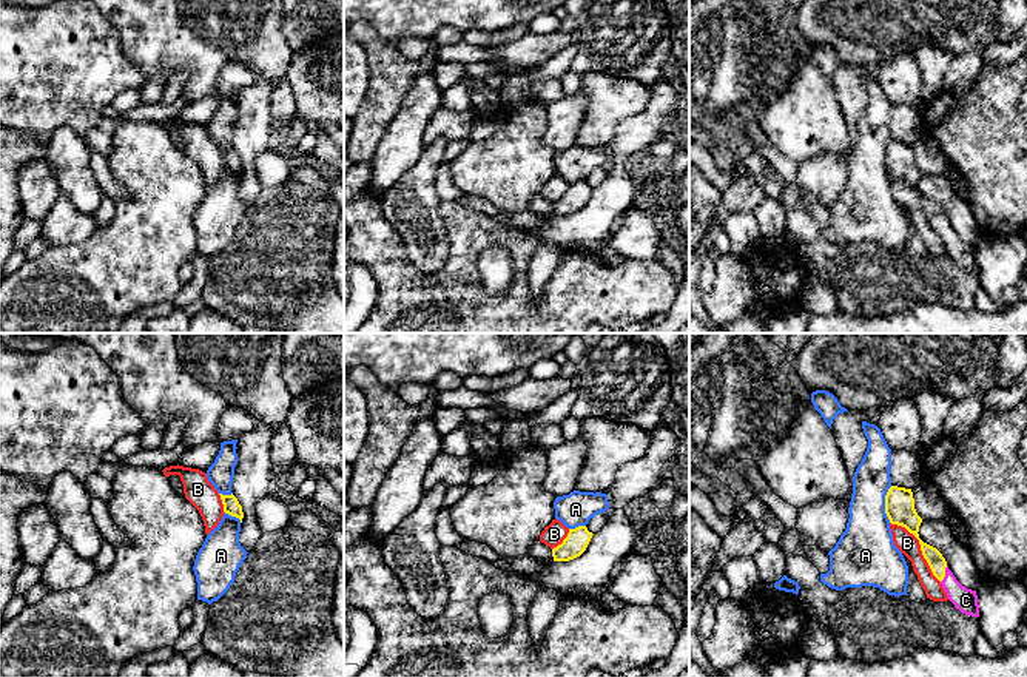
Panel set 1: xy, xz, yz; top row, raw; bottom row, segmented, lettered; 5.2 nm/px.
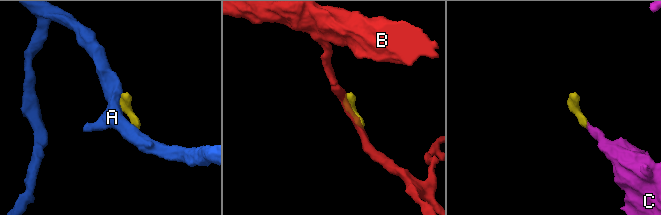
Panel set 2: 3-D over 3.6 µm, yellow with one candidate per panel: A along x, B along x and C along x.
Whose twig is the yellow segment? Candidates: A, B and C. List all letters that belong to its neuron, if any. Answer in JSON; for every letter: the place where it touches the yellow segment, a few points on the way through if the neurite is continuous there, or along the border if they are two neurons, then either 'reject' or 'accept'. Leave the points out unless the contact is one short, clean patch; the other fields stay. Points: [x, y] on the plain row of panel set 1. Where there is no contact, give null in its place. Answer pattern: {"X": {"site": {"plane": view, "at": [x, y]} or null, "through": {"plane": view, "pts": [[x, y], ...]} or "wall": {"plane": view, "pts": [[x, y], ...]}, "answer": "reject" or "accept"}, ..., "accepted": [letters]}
{"A": {"site": {"plane": "yz", "at": [885, 159]}, "wall": {"plane": "yz", "pts": [[892, 141], [885, 150], [885, 170], [888, 176]]}, "answer": "reject"}, "B": {"site": {"plane": "yz", "at": [921, 202]}, "answer": "reject"}, "C": {"site": {"plane": "yz", "at": [944, 229]}, "through": {"plane": "yz", "pts": [[936, 216], [944, 229], [966, 255]]}, "answer": "accept"}, "accepted": ["C"]}

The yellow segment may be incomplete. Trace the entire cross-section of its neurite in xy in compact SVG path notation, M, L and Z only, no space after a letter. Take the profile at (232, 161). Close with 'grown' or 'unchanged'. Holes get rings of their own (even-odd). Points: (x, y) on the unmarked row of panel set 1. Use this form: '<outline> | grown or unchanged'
M231 148L231 150L221 150L222 159L224 159L224 167L236 171L241 174L244 173L244 167L242 167L242 160L239 159L237 153Z | unchanged

